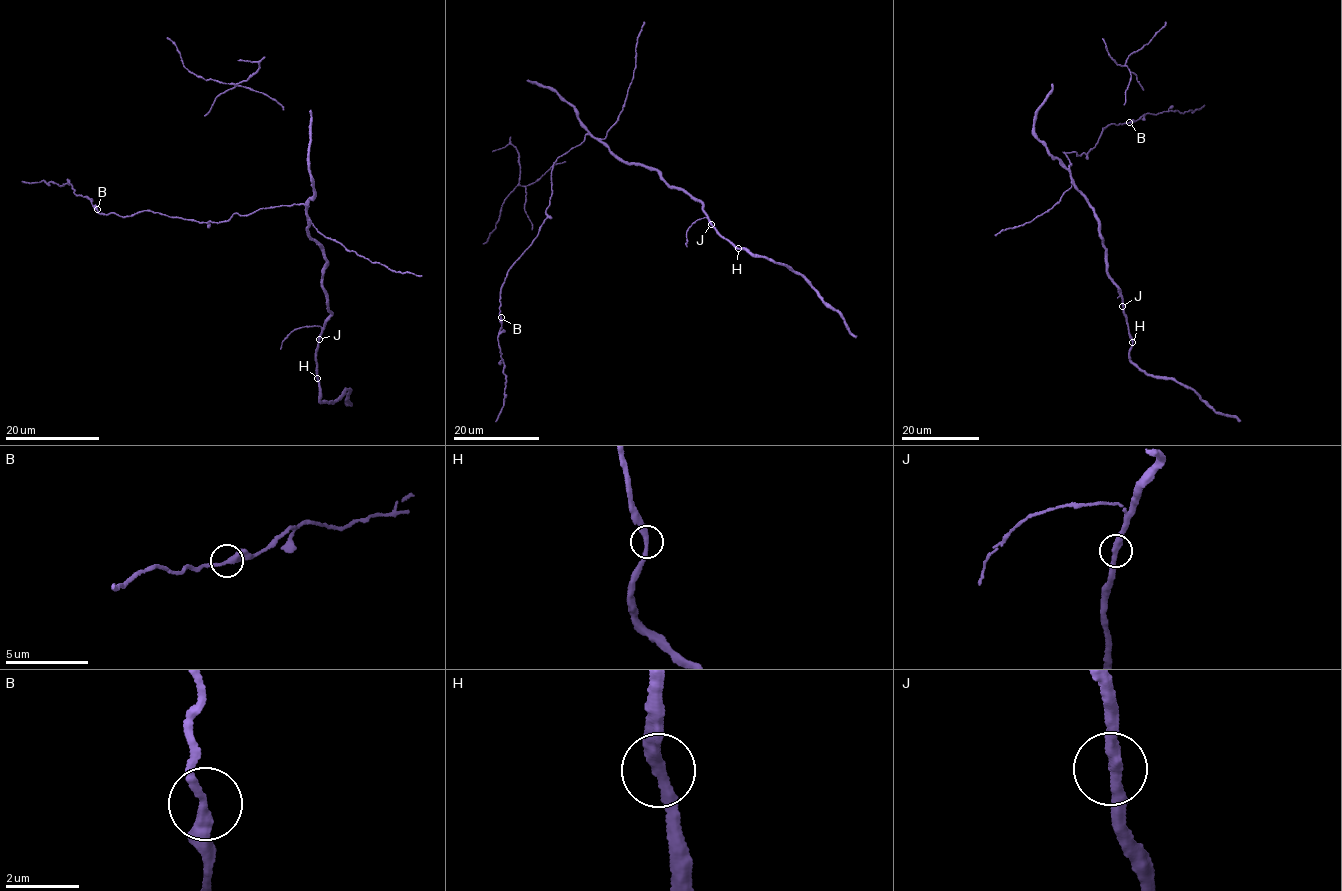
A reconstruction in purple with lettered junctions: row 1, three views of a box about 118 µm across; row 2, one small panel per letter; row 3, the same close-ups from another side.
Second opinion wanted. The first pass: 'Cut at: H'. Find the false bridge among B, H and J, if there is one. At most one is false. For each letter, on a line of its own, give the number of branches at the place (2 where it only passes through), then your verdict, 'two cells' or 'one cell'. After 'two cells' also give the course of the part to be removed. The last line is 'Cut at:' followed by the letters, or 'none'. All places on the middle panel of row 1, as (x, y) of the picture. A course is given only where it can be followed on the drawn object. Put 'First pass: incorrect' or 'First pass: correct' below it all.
B: 2 | one cell
H: 2 | one cell
J: 2 | one cell
Cut at: none
First pass: incorrect

